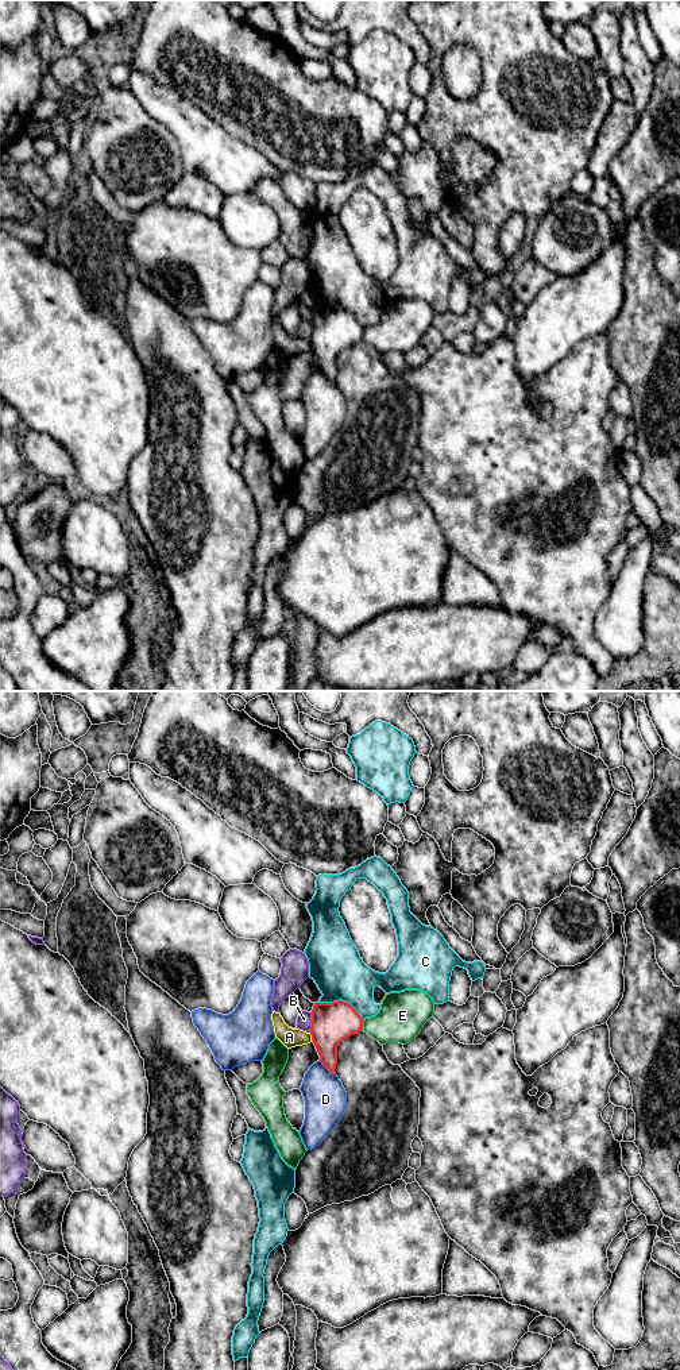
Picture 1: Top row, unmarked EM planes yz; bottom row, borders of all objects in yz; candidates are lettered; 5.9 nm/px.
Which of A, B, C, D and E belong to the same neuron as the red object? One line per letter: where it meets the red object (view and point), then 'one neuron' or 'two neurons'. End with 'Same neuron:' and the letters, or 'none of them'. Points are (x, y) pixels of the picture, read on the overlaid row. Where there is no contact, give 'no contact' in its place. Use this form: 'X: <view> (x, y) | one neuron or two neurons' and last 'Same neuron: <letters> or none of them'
A: yz (312, 1037) | two neurons
B: yz (312, 1022) | two neurons
C: yz (342, 1000) | two neurons
D: yz (327, 1068) | two neurons
E: yz (362, 1025) | two neurons
Same neuron: none of them

